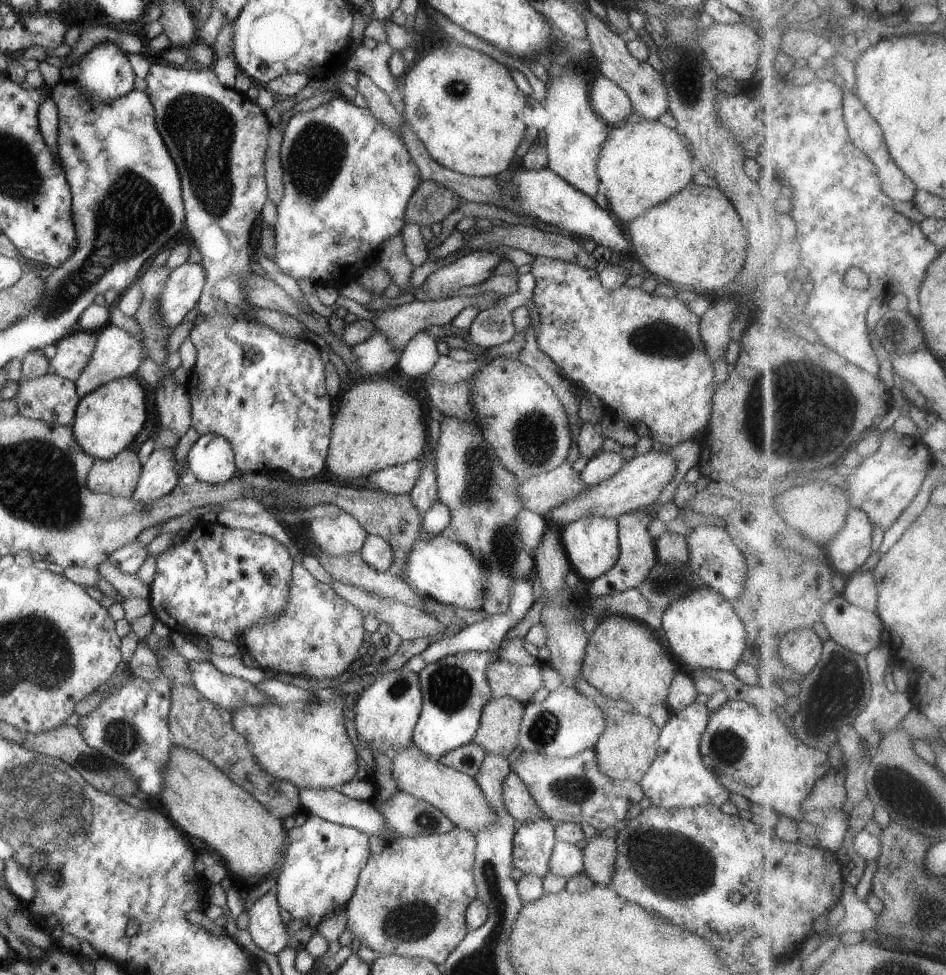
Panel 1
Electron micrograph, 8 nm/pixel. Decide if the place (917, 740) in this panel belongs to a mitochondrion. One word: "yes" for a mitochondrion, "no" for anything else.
no

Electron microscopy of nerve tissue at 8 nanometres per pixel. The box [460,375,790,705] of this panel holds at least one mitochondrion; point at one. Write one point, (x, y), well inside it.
(535, 440)

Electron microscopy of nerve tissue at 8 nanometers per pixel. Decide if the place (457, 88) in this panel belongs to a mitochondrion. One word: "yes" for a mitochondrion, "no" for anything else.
yes

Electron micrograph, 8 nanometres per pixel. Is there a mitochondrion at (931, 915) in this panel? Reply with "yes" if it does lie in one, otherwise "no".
yes

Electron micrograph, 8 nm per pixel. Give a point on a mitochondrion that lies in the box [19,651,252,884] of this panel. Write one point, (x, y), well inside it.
(121, 737)

